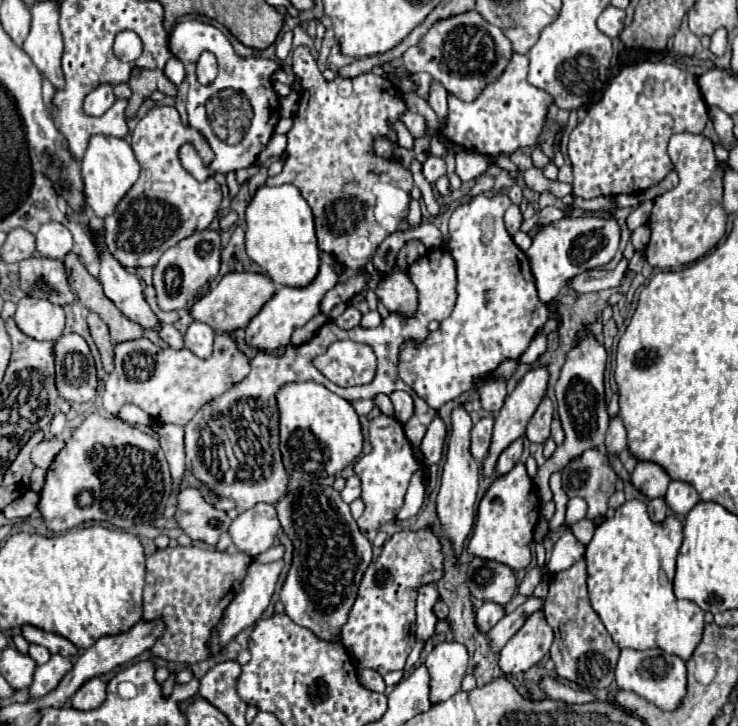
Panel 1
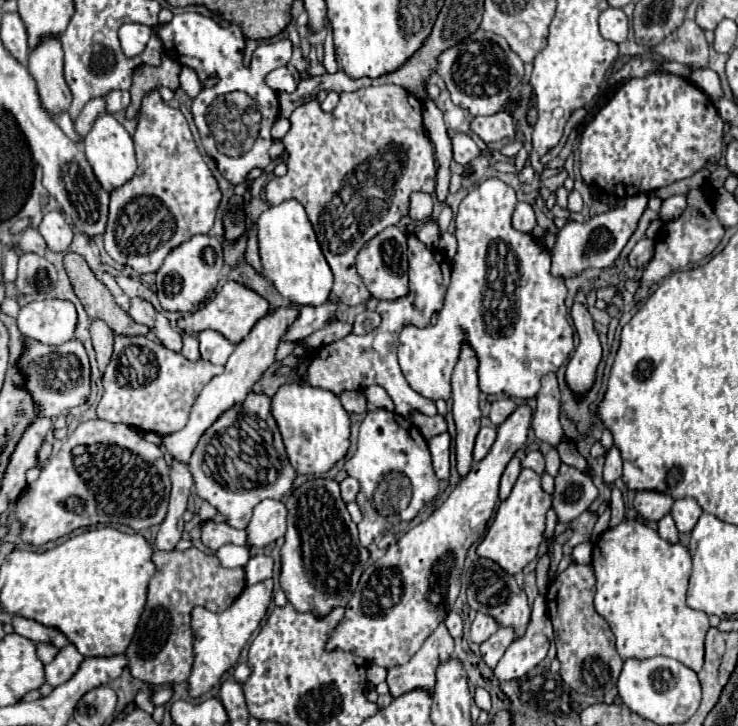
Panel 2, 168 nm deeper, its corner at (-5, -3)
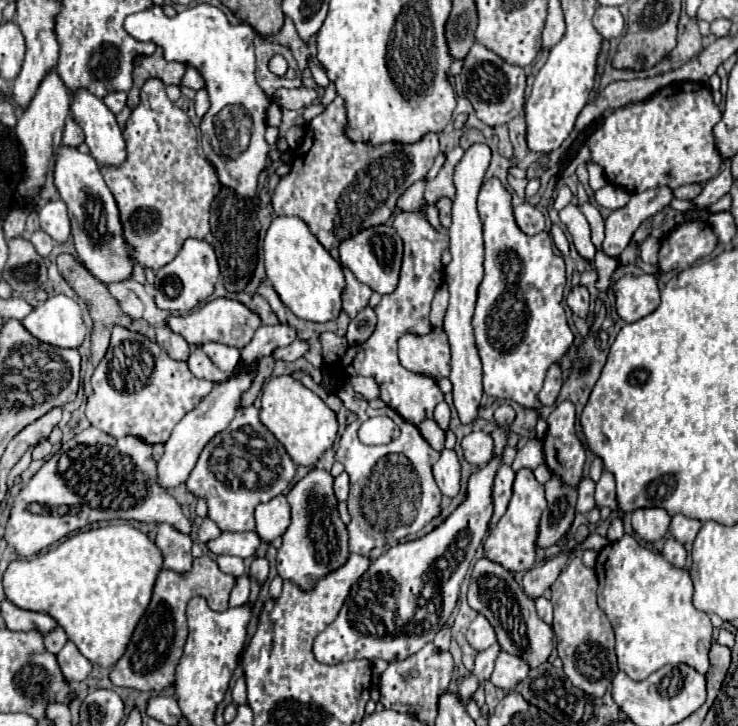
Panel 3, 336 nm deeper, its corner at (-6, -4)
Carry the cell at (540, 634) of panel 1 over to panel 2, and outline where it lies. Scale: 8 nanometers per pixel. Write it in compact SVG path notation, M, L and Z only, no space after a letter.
M537 595L527 633L521 639L515 639L507 647L505 655L499 659L497 667L493 669L495 677L499 681L511 681L523 677L539 661L545 659L551 639L553 639L553 627L547 613L547 601L543 595Z

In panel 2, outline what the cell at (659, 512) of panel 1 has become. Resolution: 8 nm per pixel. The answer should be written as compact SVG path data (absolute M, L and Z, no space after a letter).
M671 515L663 517L663 519L657 523L657 531L659 531L659 535L661 535L665 541L669 541L669 543L677 543L677 541L679 541L679 531L677 531L675 521L671 519Z

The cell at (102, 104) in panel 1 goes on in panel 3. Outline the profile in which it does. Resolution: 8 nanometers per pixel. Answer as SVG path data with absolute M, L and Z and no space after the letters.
M68 118L66 120L66 128L64 128L62 142L64 144L70 144L70 146L78 146L78 144L84 142L84 132L82 132L80 124L74 118Z

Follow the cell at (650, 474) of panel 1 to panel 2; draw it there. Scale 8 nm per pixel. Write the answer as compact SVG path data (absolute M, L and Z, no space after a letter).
M655 491L637 493L633 499L633 509L639 513L639 517L643 521L653 521L653 523L669 515L671 505L673 505L673 499L669 495L655 493Z

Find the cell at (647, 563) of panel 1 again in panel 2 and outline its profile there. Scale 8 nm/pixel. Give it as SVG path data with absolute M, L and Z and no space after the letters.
M639 519L623 521L607 529L595 543L593 569L597 577L595 609L615 633L623 661L665 655L701 671L709 617L685 603L691 557L681 543L667 543Z

